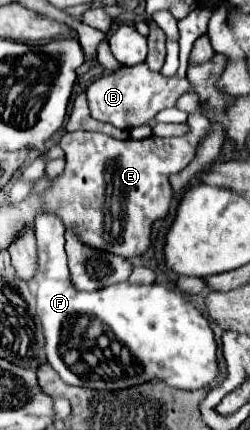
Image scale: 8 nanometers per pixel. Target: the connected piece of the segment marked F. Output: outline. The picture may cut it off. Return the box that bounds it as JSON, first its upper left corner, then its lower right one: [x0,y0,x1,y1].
[35,215,221,389]

